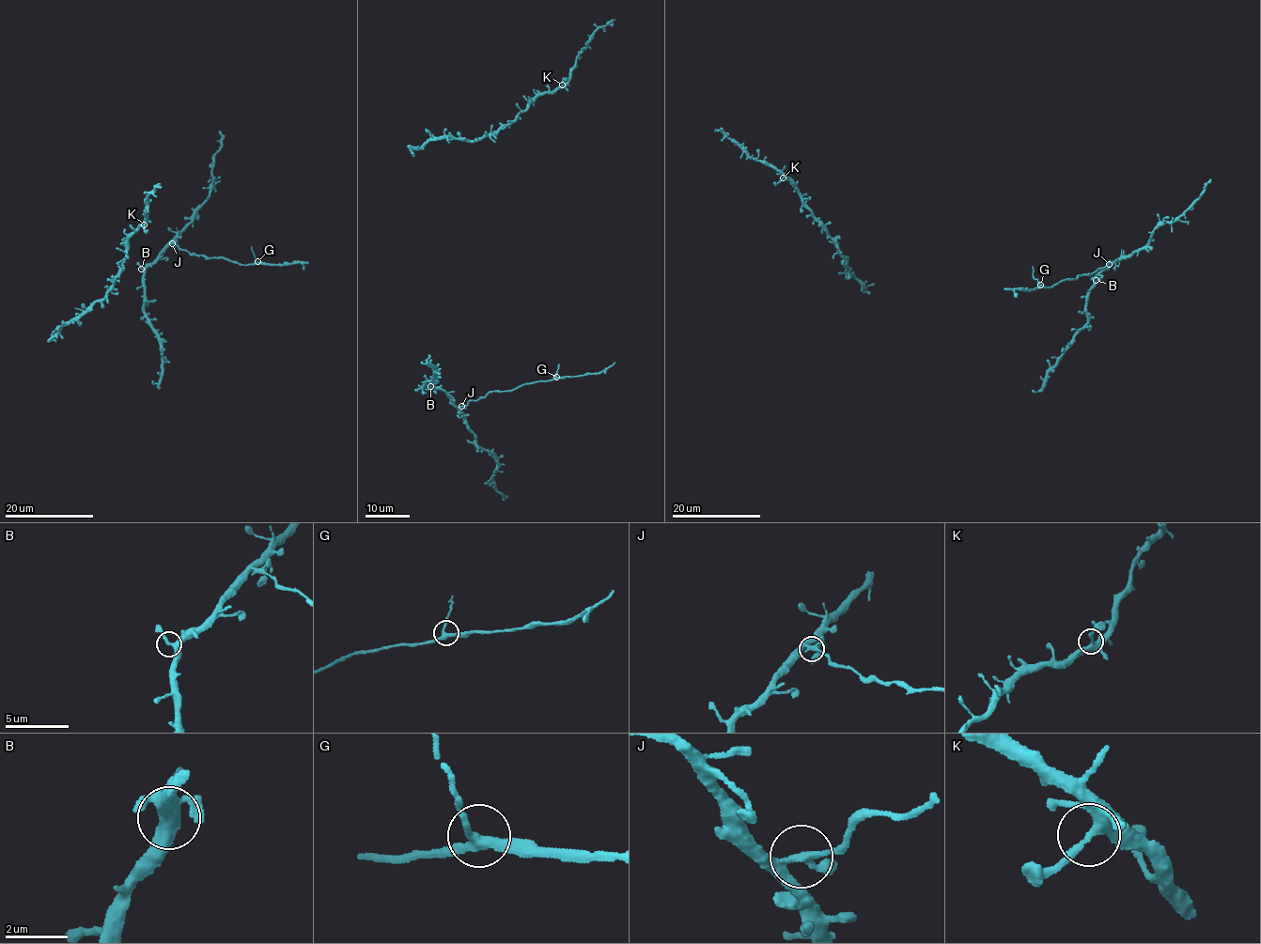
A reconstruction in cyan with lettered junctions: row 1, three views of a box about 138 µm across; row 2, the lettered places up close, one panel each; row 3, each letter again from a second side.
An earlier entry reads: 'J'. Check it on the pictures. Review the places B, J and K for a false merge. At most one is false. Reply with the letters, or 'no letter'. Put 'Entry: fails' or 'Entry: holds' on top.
Entry: holds
J

